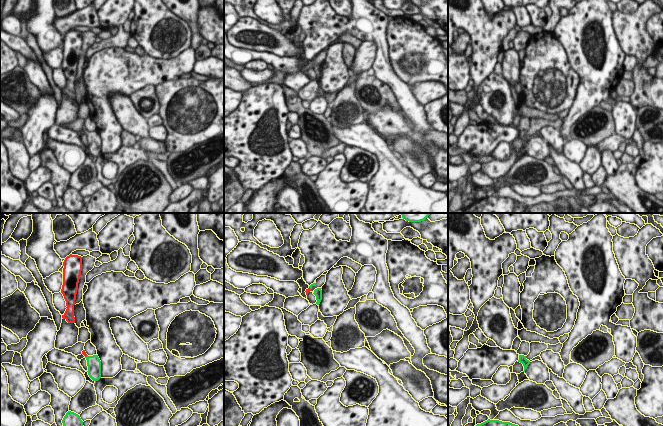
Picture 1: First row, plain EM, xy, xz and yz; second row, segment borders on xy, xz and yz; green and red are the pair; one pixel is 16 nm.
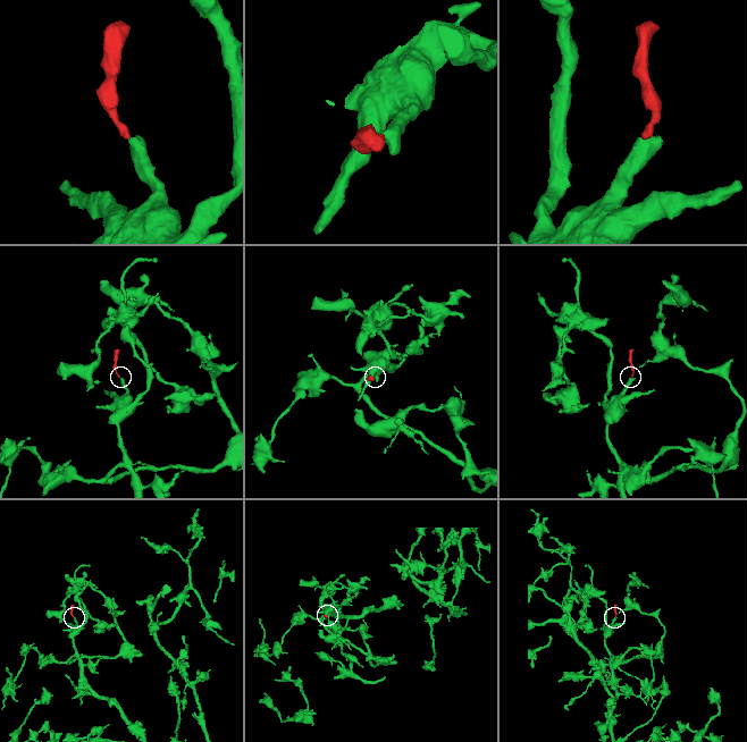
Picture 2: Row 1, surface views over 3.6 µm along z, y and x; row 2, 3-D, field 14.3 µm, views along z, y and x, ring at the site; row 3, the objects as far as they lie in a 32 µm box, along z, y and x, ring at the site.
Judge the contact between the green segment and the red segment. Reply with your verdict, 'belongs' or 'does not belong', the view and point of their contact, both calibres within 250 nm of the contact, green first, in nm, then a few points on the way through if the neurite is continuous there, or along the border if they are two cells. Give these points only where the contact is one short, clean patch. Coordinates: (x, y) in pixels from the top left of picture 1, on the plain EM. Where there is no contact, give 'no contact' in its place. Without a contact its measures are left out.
belongs; meets green in xy at (86, 132); 220 nm thick on the green side, 60 nm on the other; runs through xy (93, 138), (86, 132), (83, 128)

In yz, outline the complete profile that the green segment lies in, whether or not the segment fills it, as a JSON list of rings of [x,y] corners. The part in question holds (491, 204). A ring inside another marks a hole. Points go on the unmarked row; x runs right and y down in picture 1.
[[[488,195],[466,208],[464,213],[513,213],[518,203],[510,198]]]

